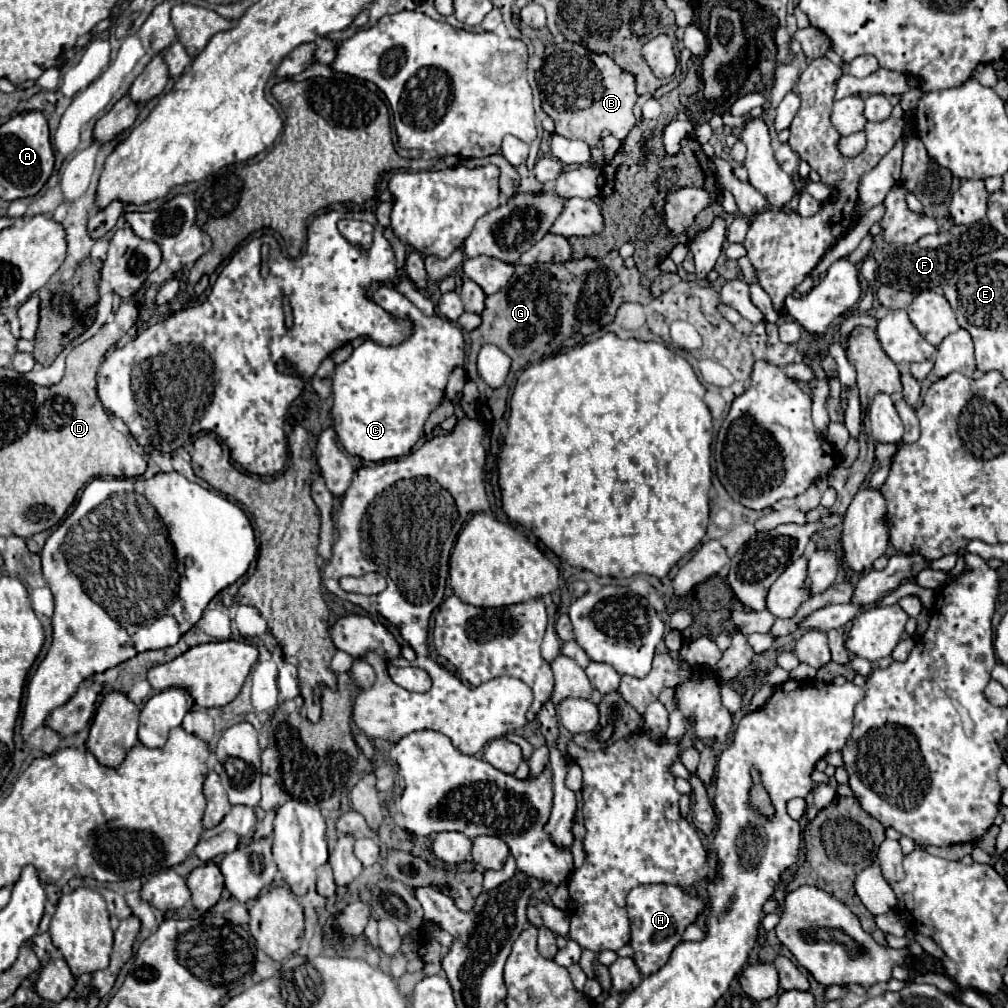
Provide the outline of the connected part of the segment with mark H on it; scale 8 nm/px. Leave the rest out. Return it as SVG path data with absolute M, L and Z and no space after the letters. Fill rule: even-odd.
M647 884L637 886L627 896L627 912L631 920L631 946L635 950L635 964L643 976L657 972L667 964L673 948L683 942L683 932L691 926L703 912L703 898L685 892L681 886L667 884Z

